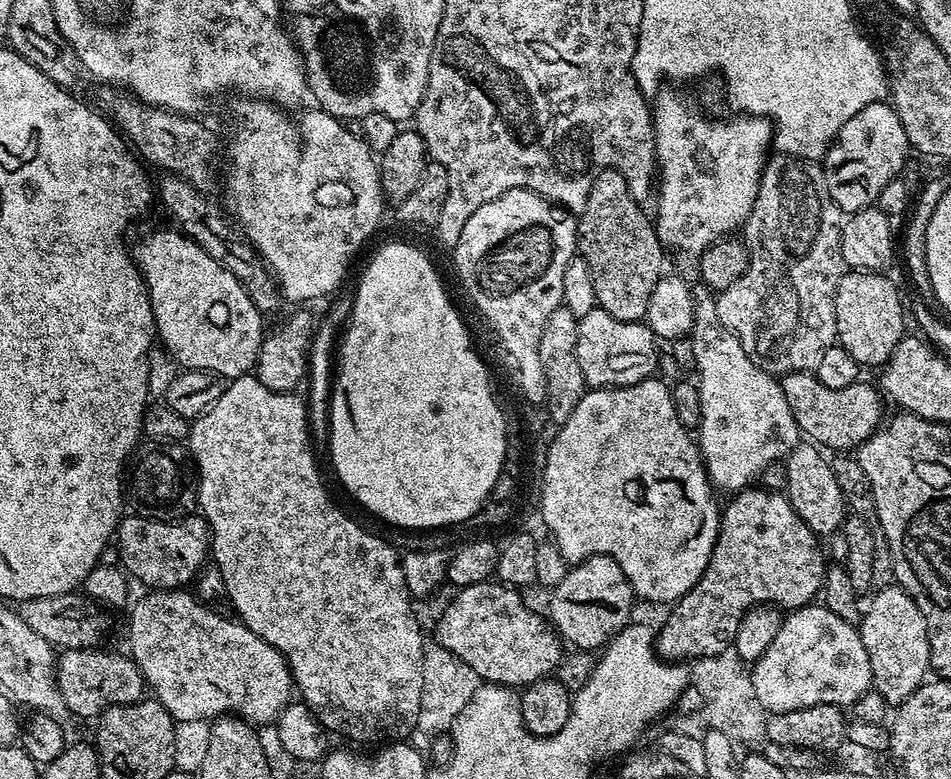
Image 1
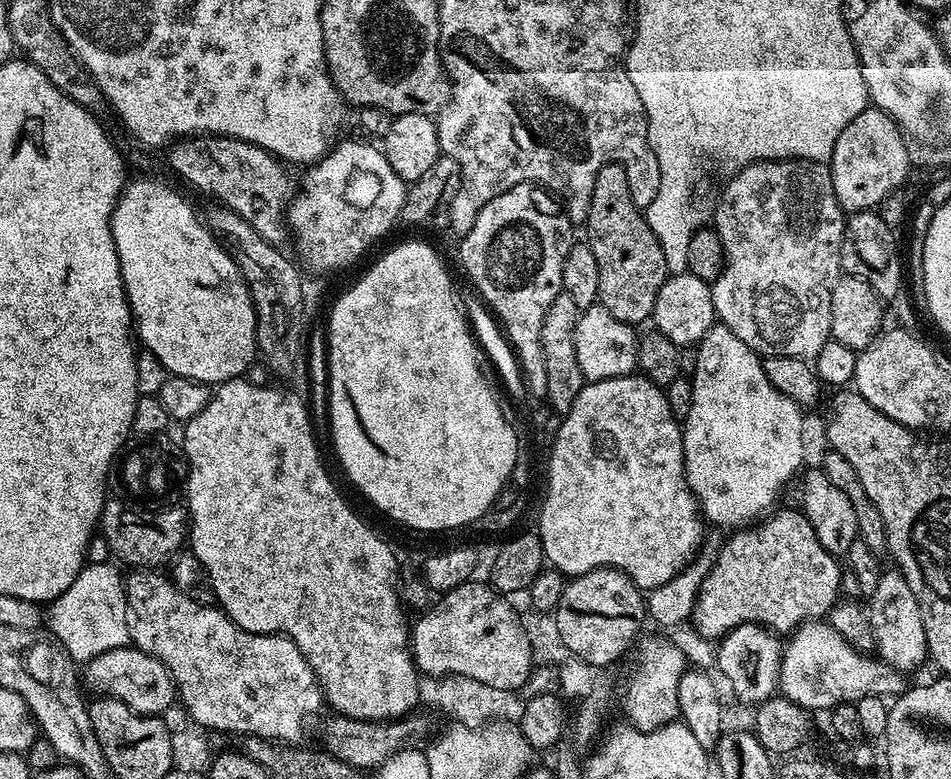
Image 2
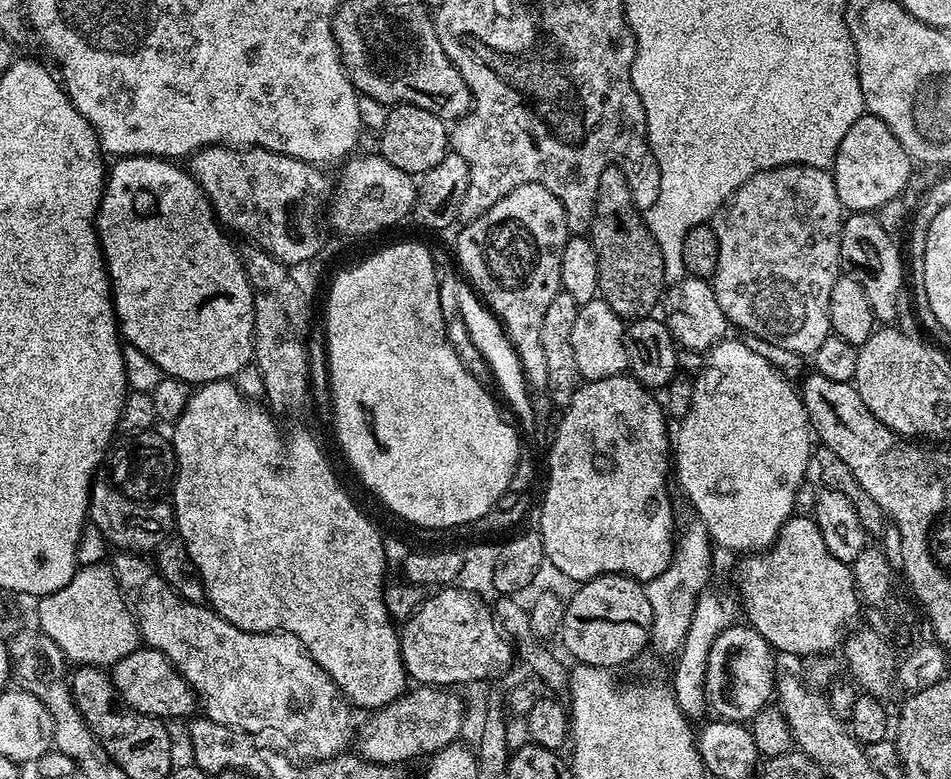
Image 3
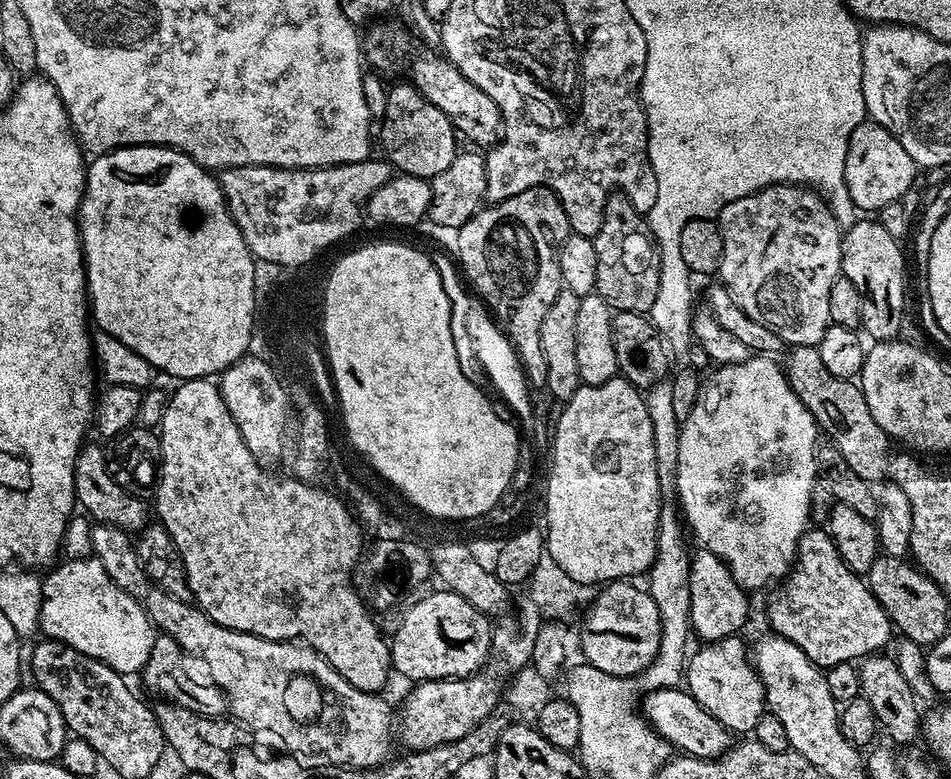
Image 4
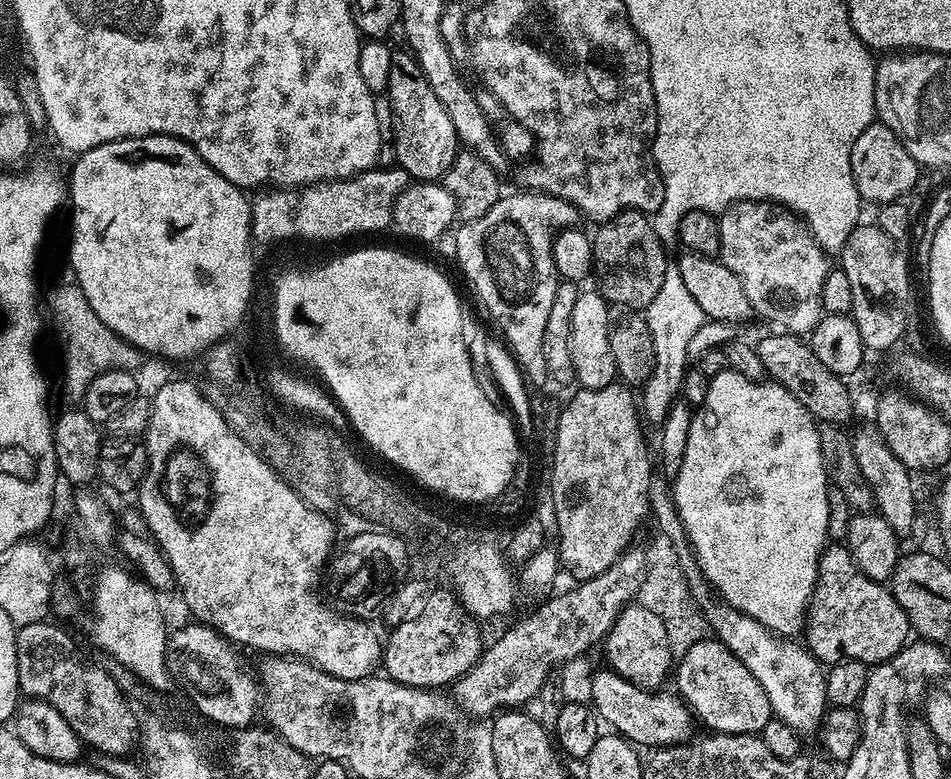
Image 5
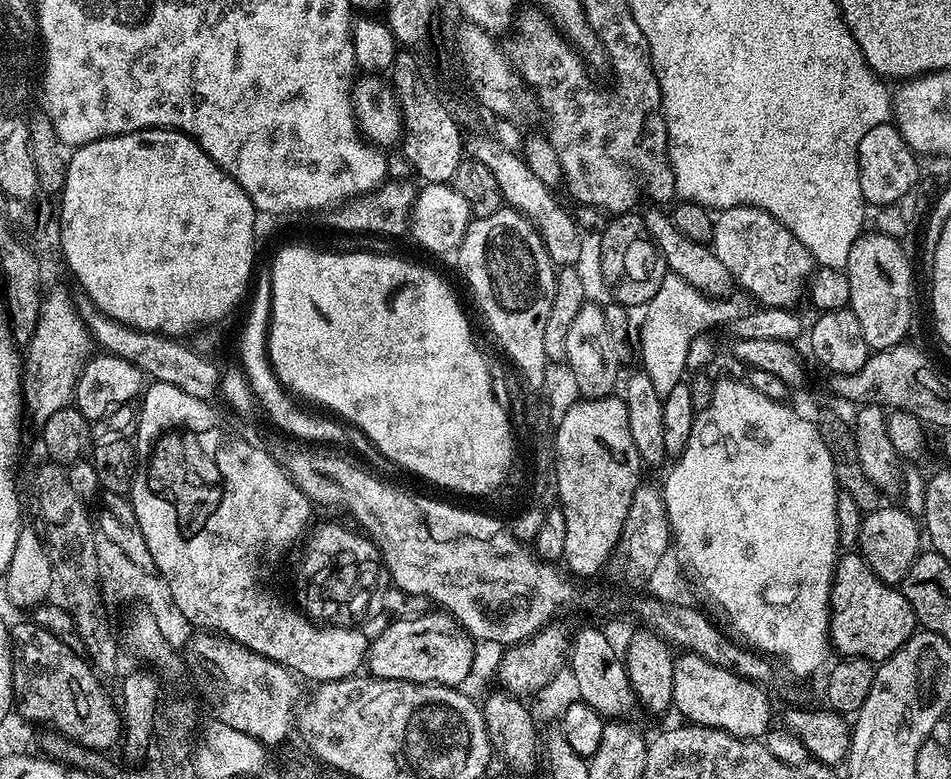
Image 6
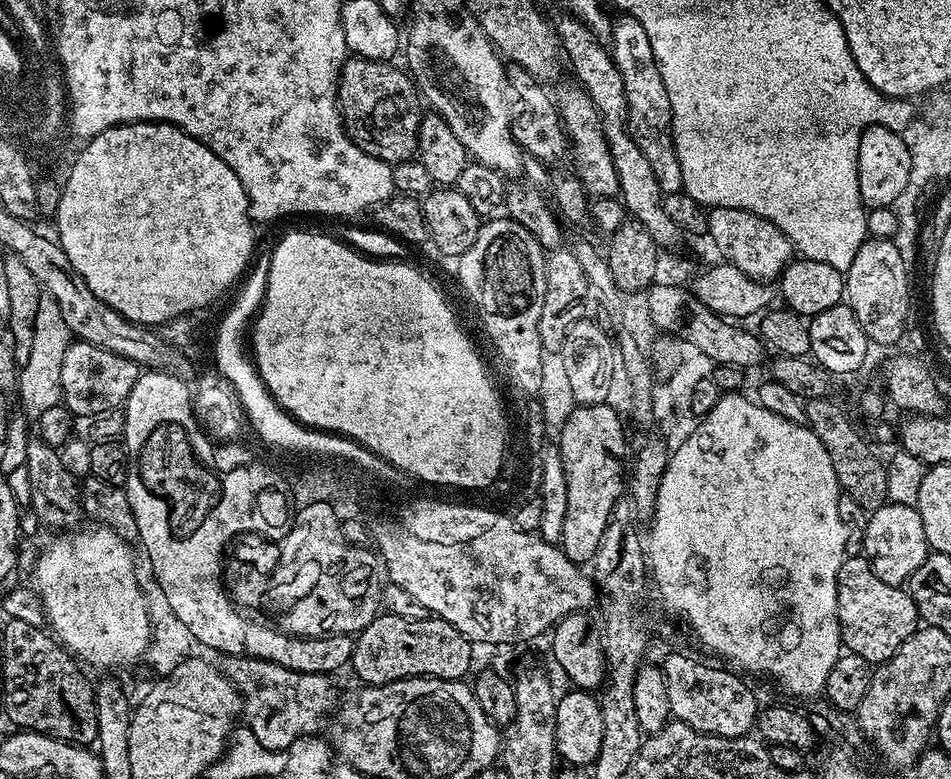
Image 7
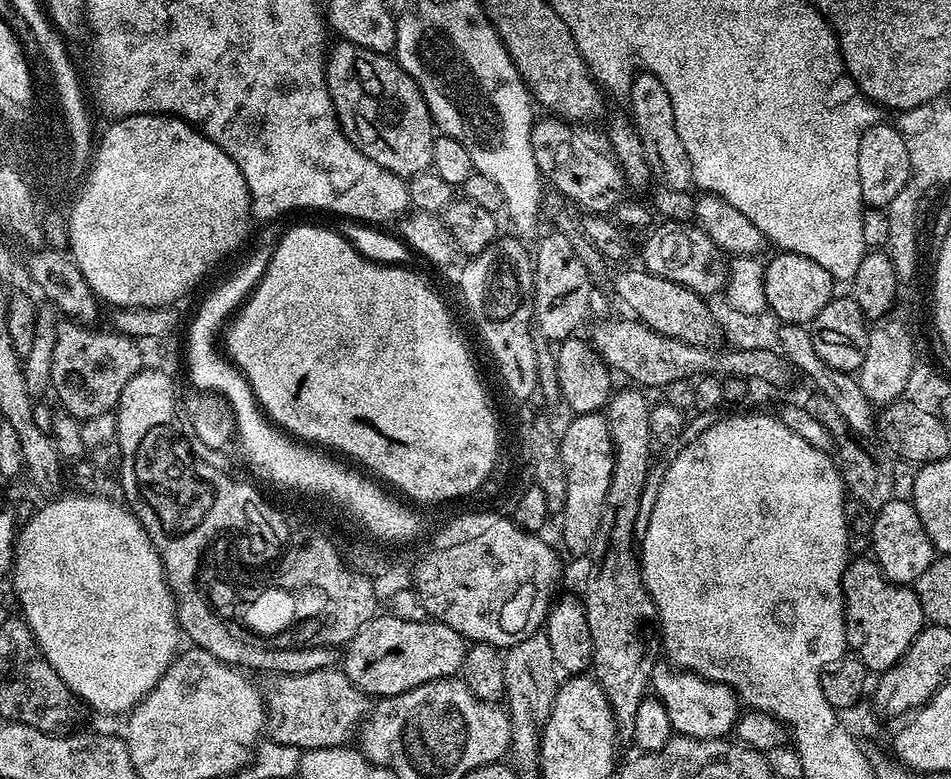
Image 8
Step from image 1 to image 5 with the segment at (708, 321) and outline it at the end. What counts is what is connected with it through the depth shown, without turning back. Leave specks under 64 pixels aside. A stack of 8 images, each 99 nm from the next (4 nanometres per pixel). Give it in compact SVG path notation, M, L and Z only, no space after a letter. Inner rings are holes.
M731 370L719 372L711 377L706 390L706 398L695 409L690 422L689 438L686 441L685 457L682 468L674 483L676 489L676 512L684 523L684 532L687 543L690 545L704 577L708 583L722 597L723 603L734 606L739 612L745 612L750 618L762 622L771 632L785 638L795 637L796 631L803 629L806 624L808 602L812 599L812 591L816 585L816 571L820 565L820 553L826 547L828 540L828 527L826 526L826 502L830 481L824 463L822 462L822 450L818 442L818 424L811 414L780 384L771 379L751 380L742 378L742 374Z

